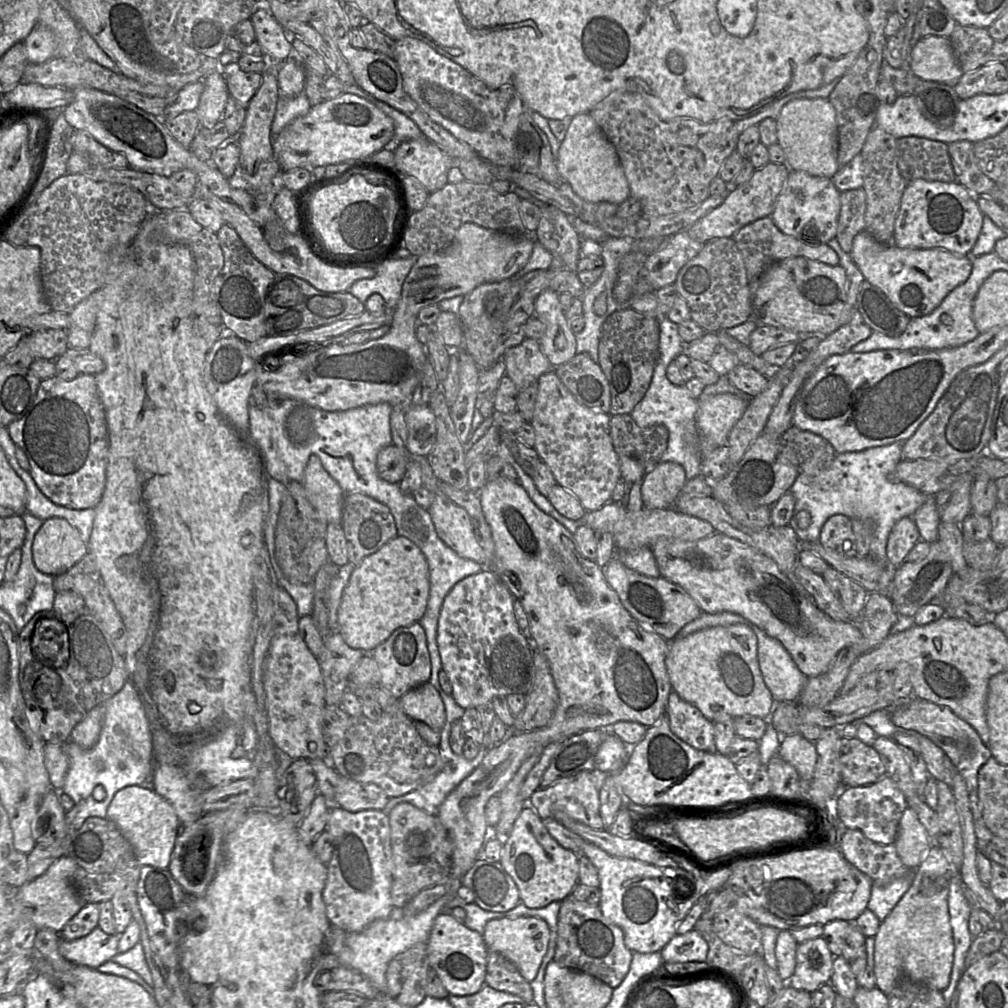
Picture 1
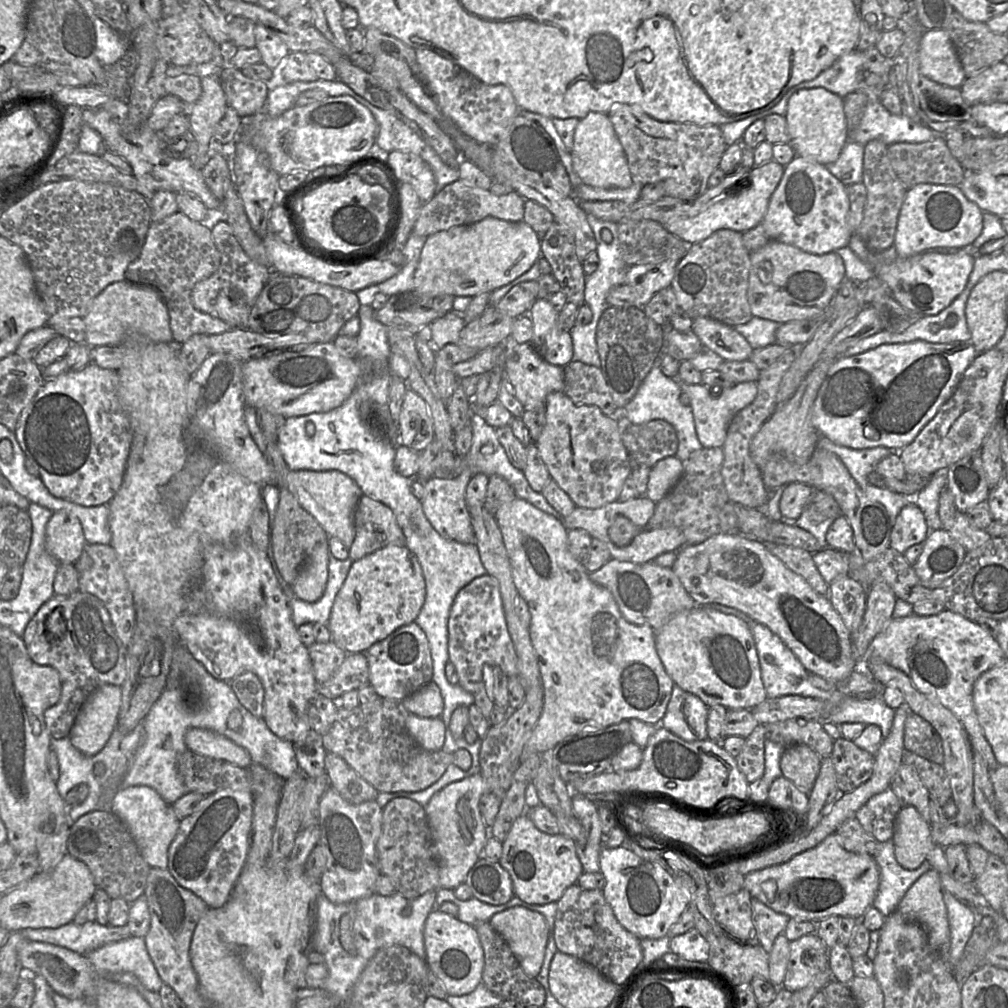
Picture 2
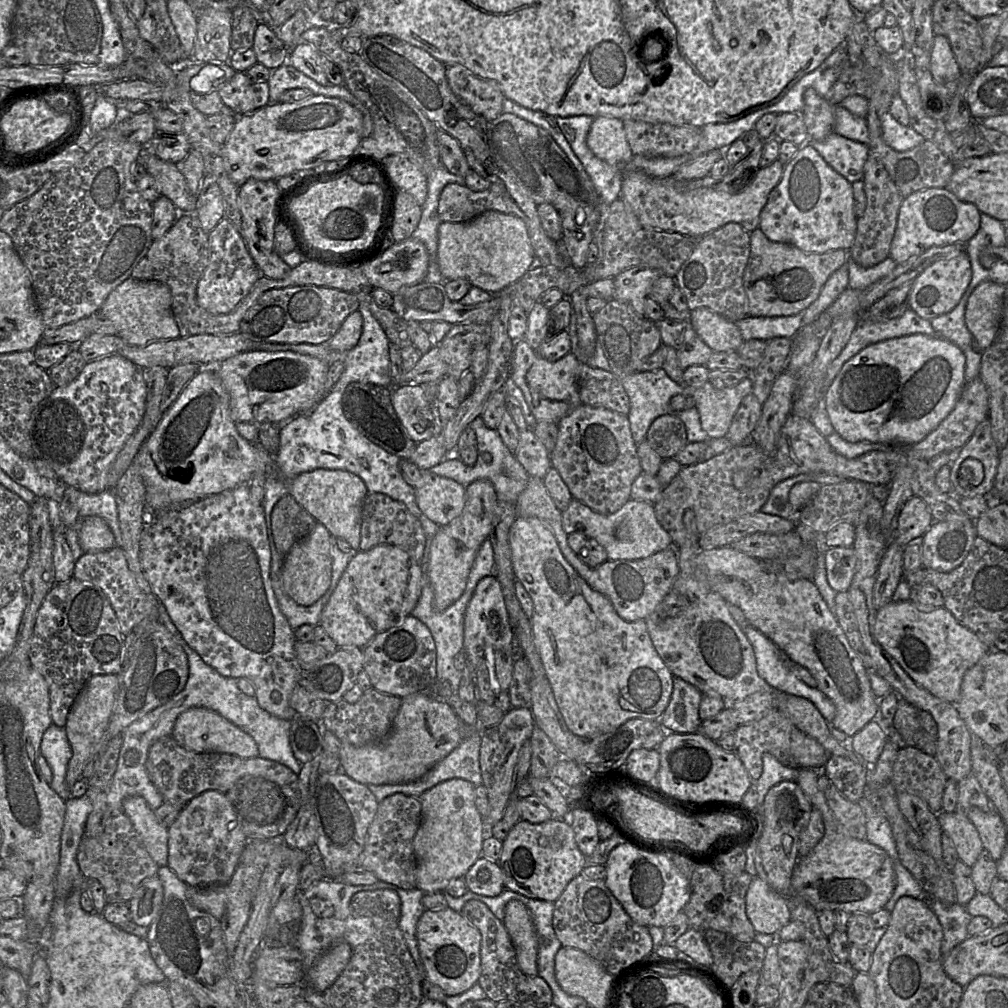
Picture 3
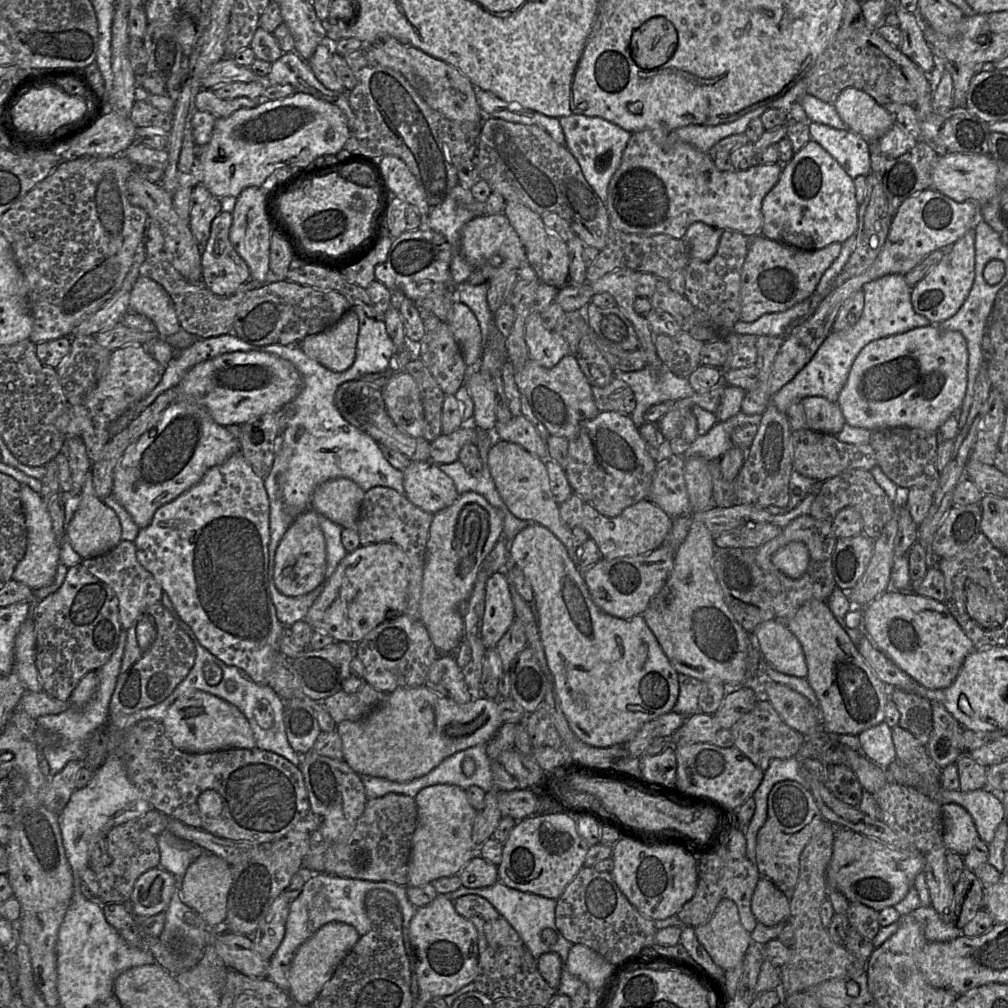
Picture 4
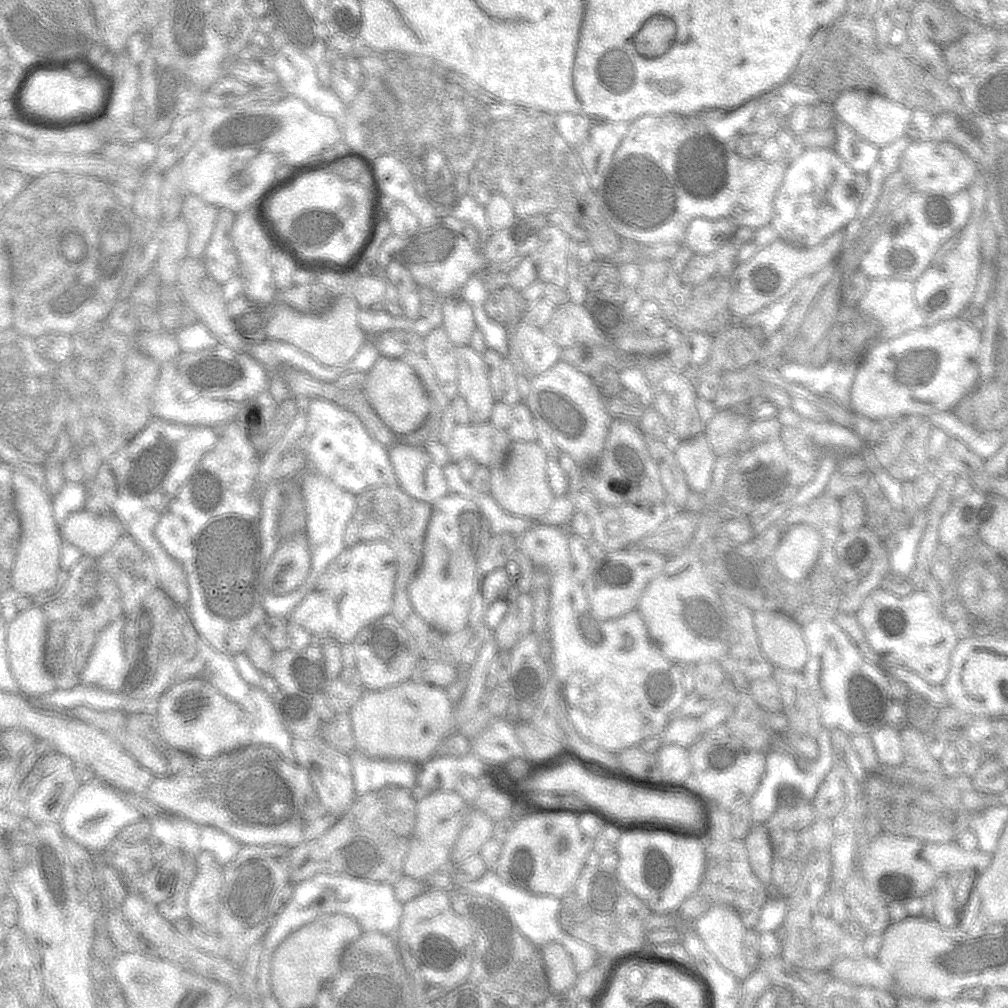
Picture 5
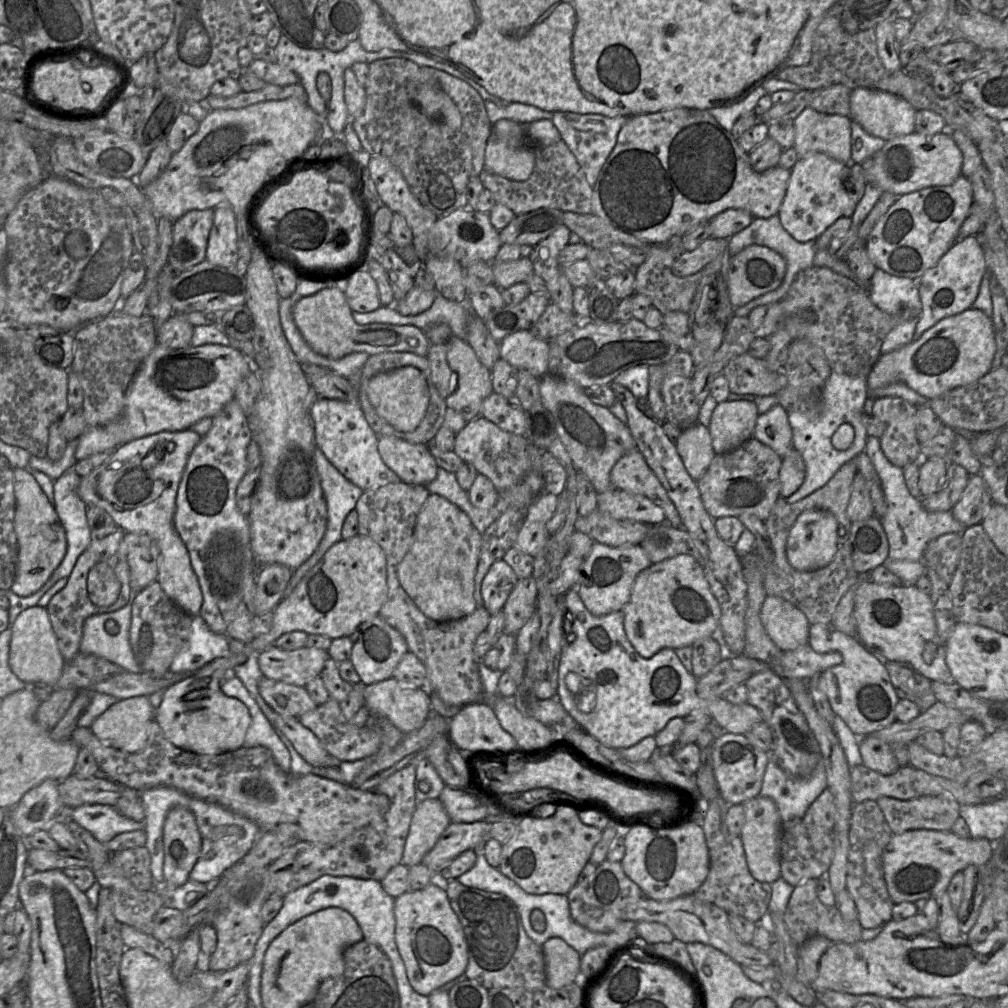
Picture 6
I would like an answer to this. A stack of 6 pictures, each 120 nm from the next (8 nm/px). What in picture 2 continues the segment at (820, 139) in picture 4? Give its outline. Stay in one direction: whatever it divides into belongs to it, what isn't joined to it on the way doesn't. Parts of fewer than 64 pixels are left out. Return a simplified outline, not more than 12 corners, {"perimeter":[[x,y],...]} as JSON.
{"perimeter":[[848,140],[825,167],[845,186],[863,182],[864,146]]}

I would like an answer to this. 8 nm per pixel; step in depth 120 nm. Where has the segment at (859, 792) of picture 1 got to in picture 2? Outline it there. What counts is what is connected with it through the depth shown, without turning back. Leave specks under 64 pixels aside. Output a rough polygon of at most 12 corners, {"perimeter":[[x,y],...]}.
{"perimeter":[[891,787],[856,812],[879,842],[892,839],[902,804]]}

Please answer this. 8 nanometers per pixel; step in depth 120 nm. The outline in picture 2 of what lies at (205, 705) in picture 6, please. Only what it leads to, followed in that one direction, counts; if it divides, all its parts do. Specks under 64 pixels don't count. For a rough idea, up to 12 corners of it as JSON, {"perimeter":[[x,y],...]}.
{"perimeter":[[191,728],[184,742],[198,755],[241,768],[246,749],[211,730]]}

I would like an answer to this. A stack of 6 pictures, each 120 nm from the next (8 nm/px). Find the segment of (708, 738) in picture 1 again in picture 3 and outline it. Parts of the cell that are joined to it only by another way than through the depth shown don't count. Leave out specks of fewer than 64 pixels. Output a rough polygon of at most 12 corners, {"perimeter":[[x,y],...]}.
{"perimeter":[[674,677],[659,719],[667,733],[699,731],[702,693]]}

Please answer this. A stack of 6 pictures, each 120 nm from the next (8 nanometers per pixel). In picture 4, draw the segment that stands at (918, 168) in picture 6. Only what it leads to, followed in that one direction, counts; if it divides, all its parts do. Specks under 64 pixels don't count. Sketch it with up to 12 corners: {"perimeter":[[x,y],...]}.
{"perimeter":[[989,154],[937,157],[932,187],[980,207],[996,194]]}

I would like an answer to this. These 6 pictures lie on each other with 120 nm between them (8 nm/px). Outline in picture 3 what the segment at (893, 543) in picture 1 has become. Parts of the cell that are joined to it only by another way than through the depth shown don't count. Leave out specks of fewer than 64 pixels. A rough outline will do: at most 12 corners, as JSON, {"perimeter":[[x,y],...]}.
{"perimeter":[[913,495],[898,517],[895,541],[906,546],[933,522],[926,502]]}

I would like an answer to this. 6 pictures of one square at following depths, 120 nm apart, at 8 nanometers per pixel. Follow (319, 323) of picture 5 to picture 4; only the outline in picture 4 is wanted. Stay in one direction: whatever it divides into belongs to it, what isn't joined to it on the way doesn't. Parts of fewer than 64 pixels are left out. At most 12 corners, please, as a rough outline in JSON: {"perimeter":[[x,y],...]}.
{"perimeter":[[350,309],[336,324],[298,345],[342,372],[355,360],[359,319]]}

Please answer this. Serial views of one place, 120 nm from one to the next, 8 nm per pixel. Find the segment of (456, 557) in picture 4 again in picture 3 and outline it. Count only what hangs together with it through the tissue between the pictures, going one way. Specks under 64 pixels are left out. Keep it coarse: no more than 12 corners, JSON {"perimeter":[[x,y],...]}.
{"perimeter":[[466,487],[462,513],[431,540],[426,577],[443,611],[464,593],[497,494]]}

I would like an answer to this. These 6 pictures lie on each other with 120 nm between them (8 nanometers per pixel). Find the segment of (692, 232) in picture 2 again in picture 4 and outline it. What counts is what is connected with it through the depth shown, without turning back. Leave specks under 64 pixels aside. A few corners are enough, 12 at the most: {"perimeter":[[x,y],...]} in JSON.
{"perimeter":[[667,129],[631,133],[610,226],[748,238],[784,164],[721,171]]}

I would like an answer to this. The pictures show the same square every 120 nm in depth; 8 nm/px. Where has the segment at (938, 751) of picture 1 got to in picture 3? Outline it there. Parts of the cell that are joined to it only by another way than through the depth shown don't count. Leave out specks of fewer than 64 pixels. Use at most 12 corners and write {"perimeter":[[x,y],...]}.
{"perimeter":[[898,696],[892,724],[903,745],[935,755],[929,712]]}

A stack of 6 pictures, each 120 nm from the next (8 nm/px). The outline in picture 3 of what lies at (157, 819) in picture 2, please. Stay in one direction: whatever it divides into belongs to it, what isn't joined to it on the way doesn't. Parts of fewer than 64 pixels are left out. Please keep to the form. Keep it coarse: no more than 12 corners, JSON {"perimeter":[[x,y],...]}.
{"perimeter":[[130,796],[122,812],[158,866],[168,863],[168,828],[144,798]]}

